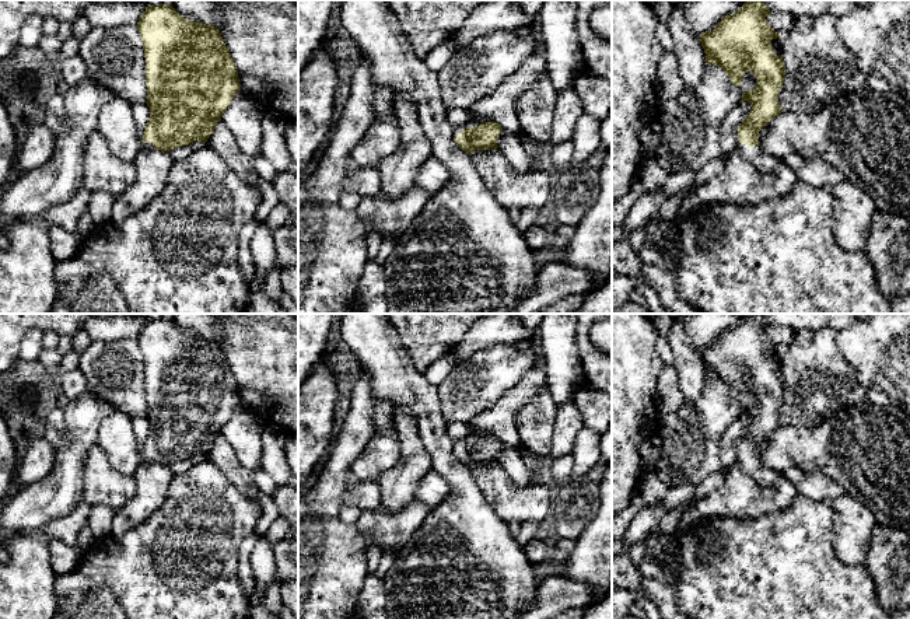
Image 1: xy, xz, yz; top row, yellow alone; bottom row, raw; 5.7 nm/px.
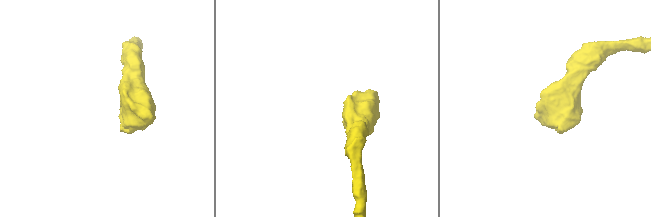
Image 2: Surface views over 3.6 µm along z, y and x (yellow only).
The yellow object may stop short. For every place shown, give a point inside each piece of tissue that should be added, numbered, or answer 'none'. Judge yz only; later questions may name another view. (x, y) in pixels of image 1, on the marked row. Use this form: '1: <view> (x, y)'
1: yz (765, 163)

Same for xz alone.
1: xz (471, 123)

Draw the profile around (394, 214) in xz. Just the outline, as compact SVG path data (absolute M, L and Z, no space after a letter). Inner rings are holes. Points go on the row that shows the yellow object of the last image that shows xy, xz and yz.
M414 186L398 199L381 192L375 197L364 196L354 210L360 223L365 227L368 220L378 220L382 234L406 230L413 218L430 202L433 192Z

